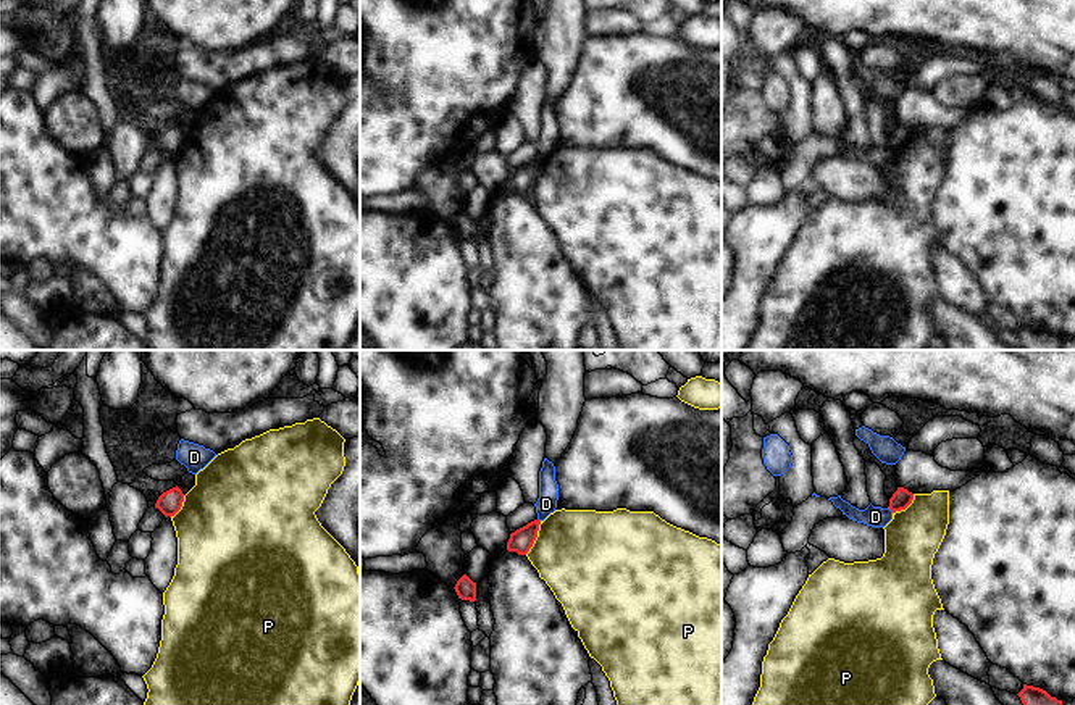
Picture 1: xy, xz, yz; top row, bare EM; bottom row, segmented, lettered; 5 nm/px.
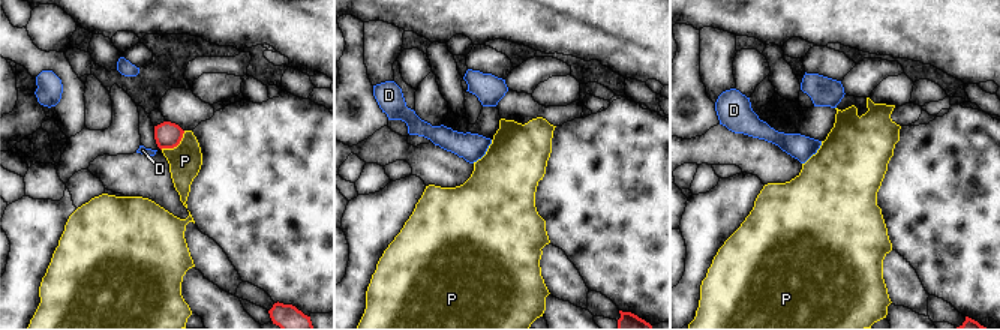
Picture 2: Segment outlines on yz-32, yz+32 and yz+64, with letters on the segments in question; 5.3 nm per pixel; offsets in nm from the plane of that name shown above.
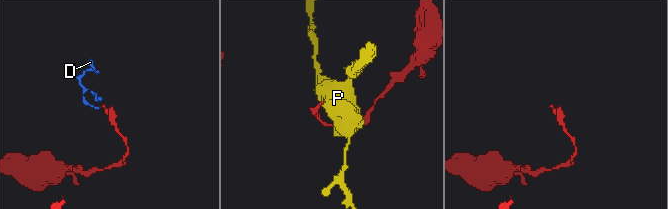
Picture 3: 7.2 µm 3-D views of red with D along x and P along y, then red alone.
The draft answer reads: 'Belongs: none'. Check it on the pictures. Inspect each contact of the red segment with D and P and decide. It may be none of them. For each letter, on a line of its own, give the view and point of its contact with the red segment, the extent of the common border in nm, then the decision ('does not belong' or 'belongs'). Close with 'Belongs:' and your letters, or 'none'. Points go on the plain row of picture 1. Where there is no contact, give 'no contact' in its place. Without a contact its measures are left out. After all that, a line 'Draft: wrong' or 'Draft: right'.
D: meets red in yz at (891, 149); contact 40 nm long; does not belong
P: meets red in xz at (536, 175); contact 190 nm long; does not belong
Belongs: none
Draft: right

